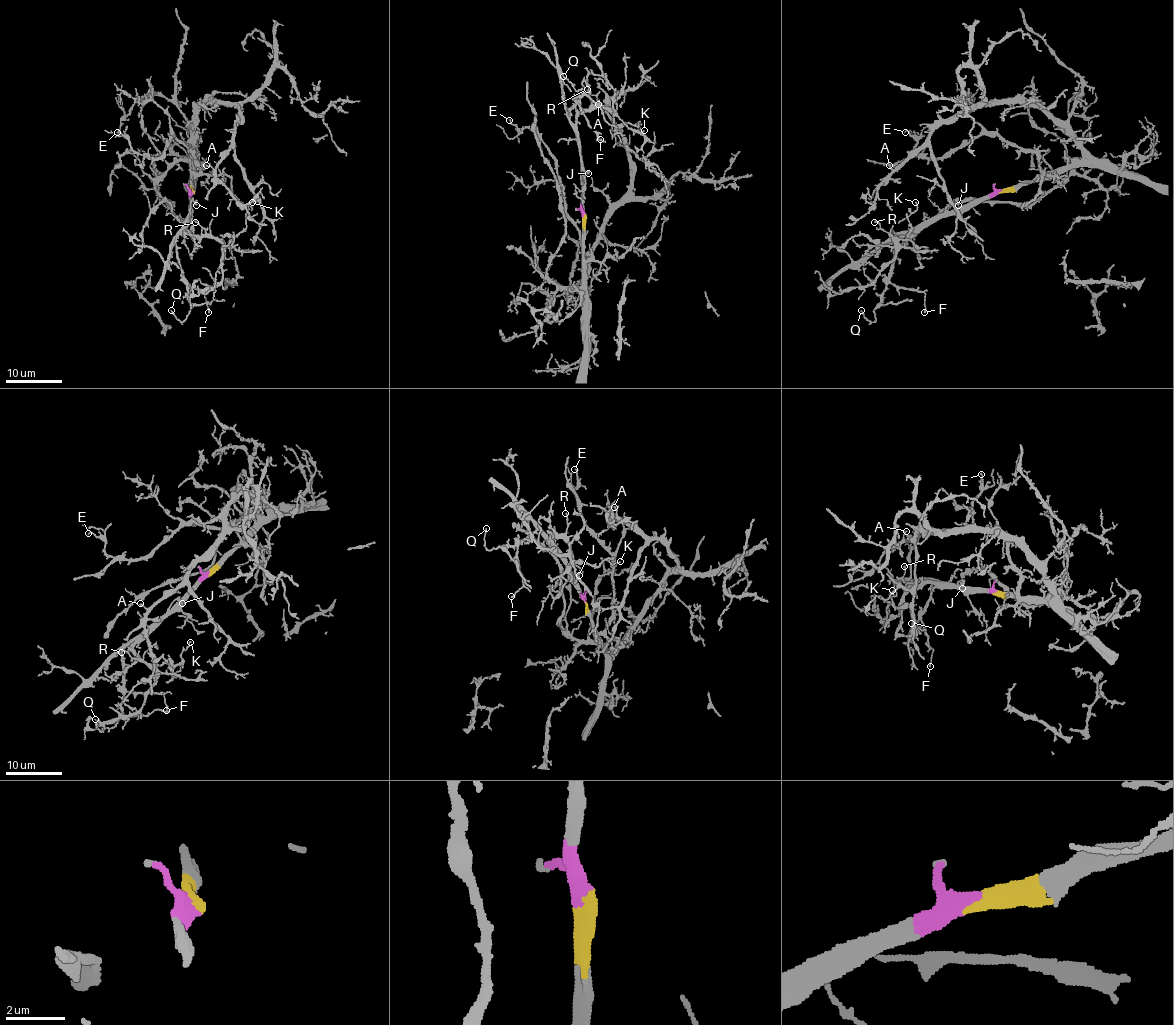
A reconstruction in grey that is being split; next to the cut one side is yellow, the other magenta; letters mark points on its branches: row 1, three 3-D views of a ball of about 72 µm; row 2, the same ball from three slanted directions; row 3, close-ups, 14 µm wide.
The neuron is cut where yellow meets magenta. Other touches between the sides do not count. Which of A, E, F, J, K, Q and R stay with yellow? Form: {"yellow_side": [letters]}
{"yellow_side": ["A", "E"]}

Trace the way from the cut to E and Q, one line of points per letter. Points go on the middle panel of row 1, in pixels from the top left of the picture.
E: (584, 216), (587, 261), (582, 235), (566, 212), (556, 161), (531, 130), (521, 132), (508, 119)
Q: (584, 216), (580, 147), (567, 110), (582, 94), (582, 90), (574, 89), (563, 76)

